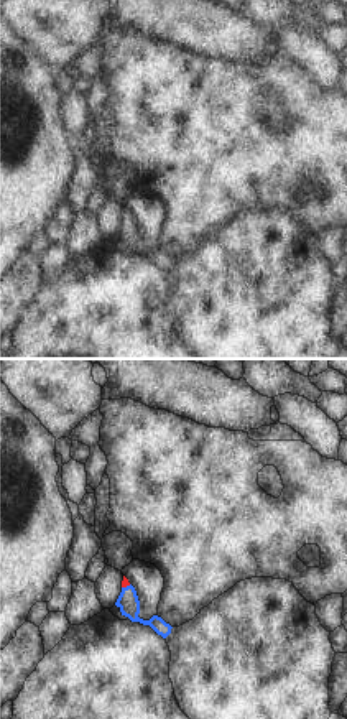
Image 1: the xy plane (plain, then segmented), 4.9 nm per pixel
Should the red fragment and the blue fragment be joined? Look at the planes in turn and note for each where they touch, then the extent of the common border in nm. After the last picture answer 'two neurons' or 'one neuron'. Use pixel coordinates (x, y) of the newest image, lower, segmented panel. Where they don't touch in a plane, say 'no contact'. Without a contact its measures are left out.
contact (125, 586); length 50 nm

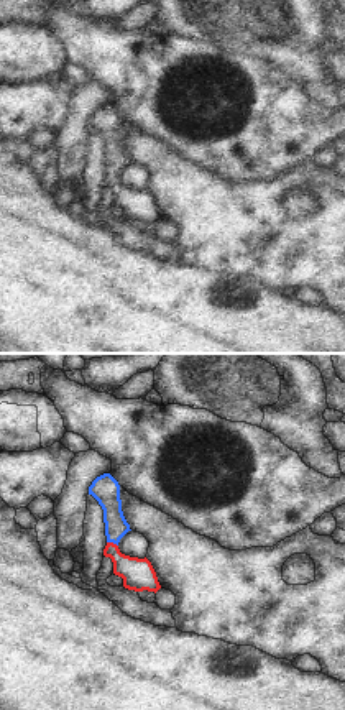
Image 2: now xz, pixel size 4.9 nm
contact (112, 543); length 60 nm

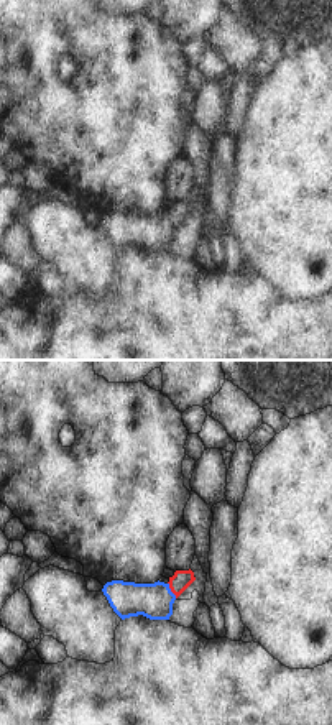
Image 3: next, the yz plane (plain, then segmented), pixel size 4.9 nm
contact (171, 591); length 90 nm

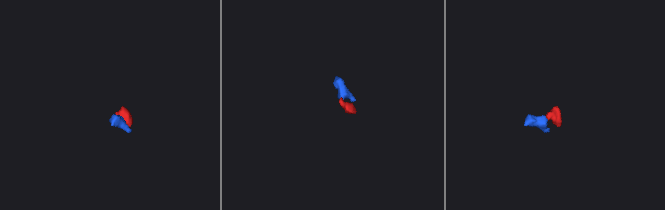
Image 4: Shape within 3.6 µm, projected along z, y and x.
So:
one neuron

